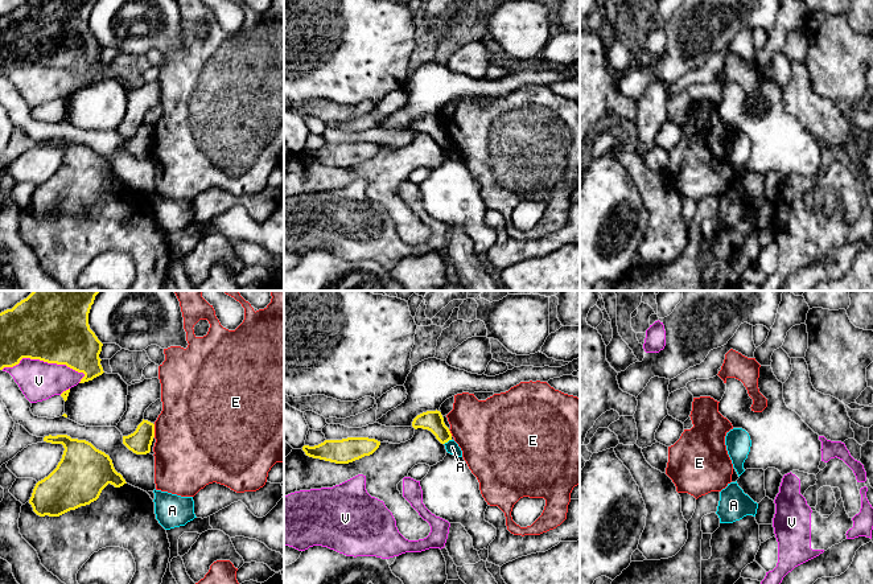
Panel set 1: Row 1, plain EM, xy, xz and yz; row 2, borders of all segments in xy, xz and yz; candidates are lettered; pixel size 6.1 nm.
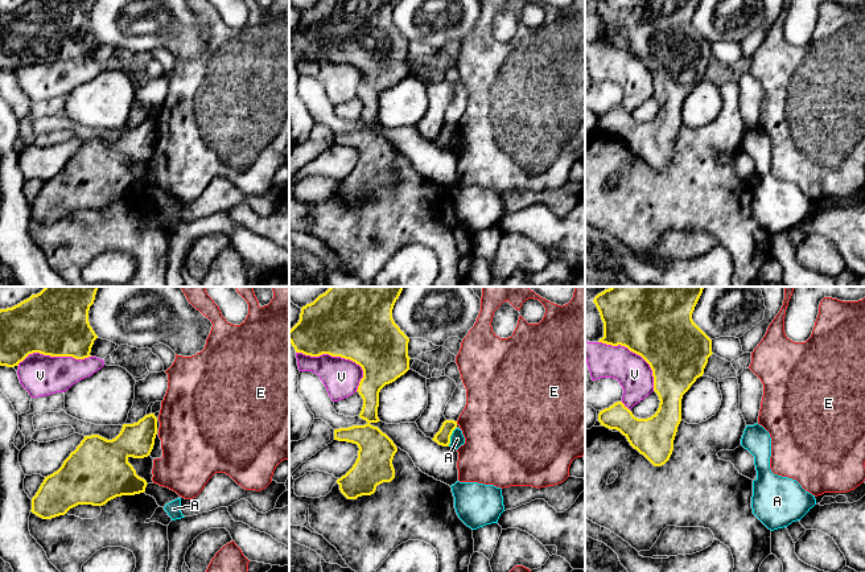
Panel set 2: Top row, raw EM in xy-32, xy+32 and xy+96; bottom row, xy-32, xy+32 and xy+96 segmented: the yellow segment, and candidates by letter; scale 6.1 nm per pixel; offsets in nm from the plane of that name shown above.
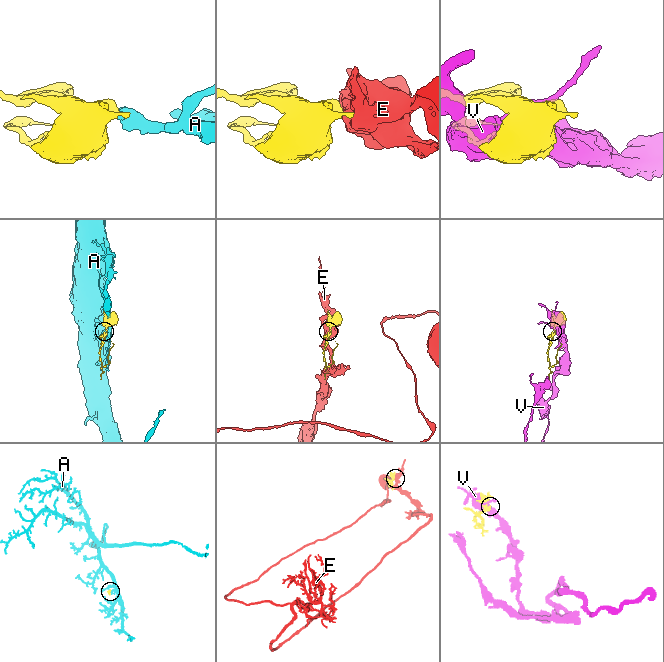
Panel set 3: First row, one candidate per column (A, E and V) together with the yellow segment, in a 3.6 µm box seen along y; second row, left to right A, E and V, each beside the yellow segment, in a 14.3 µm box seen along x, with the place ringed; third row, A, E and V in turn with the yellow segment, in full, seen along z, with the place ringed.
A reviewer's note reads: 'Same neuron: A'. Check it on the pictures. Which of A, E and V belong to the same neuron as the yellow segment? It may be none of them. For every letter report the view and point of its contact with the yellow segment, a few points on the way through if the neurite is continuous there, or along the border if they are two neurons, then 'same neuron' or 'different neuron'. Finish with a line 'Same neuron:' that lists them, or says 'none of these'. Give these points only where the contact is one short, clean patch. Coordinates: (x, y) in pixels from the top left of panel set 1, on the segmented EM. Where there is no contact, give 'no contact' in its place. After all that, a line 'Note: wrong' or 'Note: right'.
A: xz (447, 441) | along xz (451, 439), (444, 444) | different neuron
E: xy (153, 431) | different neuron
V: xy (44, 361) | different neuron
Same neuron: none of these
Note: wrong

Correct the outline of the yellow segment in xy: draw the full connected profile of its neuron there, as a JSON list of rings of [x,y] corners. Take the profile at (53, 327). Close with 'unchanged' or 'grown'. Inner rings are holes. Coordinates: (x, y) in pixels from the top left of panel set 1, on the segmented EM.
[[[33,291],[12,309],[0,313],[0,370],[22,358],[66,365],[83,373],[79,383],[102,375],[99,354],[103,344],[88,325],[88,313],[99,291]]]; unchanged

